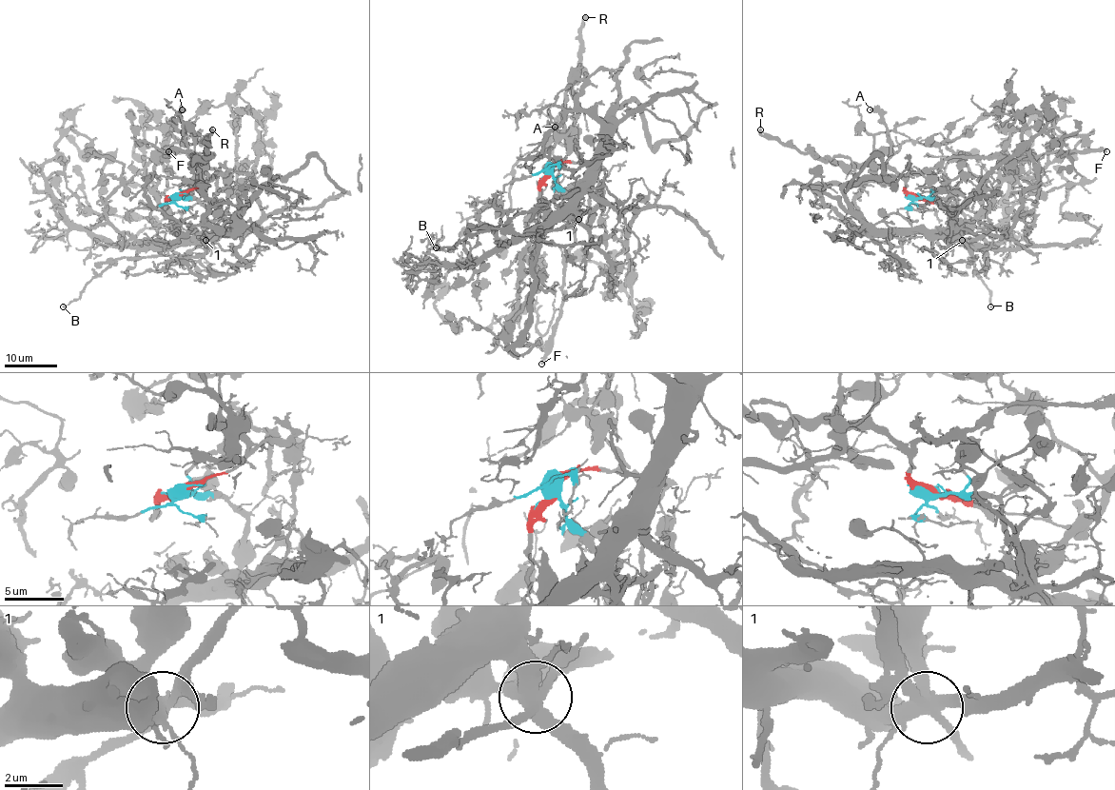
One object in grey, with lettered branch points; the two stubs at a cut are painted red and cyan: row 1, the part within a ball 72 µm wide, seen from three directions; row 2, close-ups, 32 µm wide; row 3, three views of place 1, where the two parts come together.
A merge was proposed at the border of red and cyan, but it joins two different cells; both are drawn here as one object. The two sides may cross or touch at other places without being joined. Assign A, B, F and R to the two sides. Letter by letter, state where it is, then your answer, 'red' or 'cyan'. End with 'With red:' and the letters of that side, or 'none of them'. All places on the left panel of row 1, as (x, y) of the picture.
A: place (182, 109); red
B: place (63, 306); red
F: place (168, 151); red
R: place (212, 129); red
With red: A, B, F, R

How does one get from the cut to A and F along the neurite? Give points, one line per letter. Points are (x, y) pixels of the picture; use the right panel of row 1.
A: (914, 195), (905, 189), (905, 181), (888, 163), (890, 137), (880, 114), (870, 108)
F: (914, 195), (905, 189), (905, 179), (910, 174), (929, 172), (951, 156), (1011, 158), (1106, 151)

